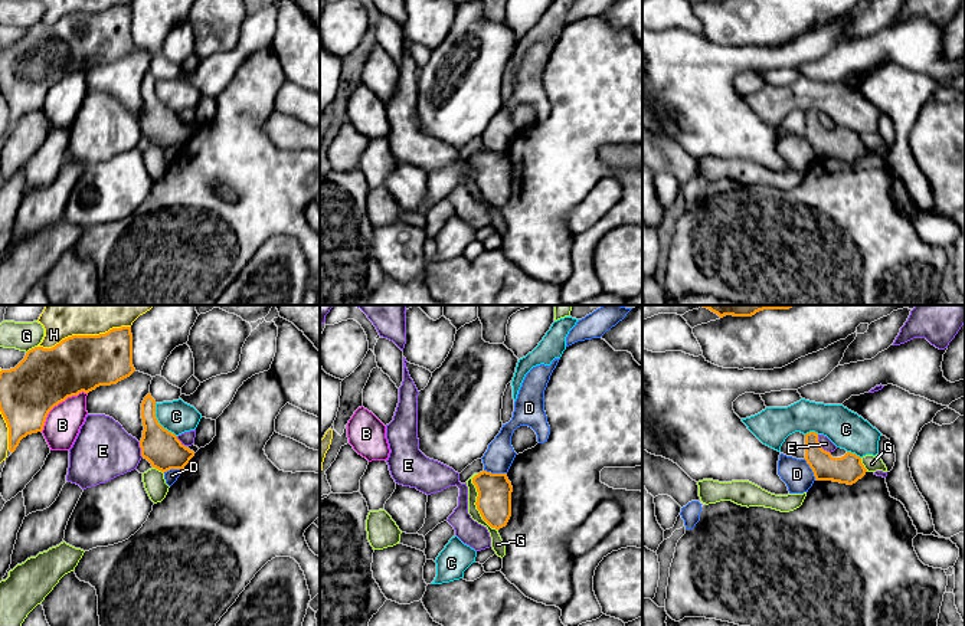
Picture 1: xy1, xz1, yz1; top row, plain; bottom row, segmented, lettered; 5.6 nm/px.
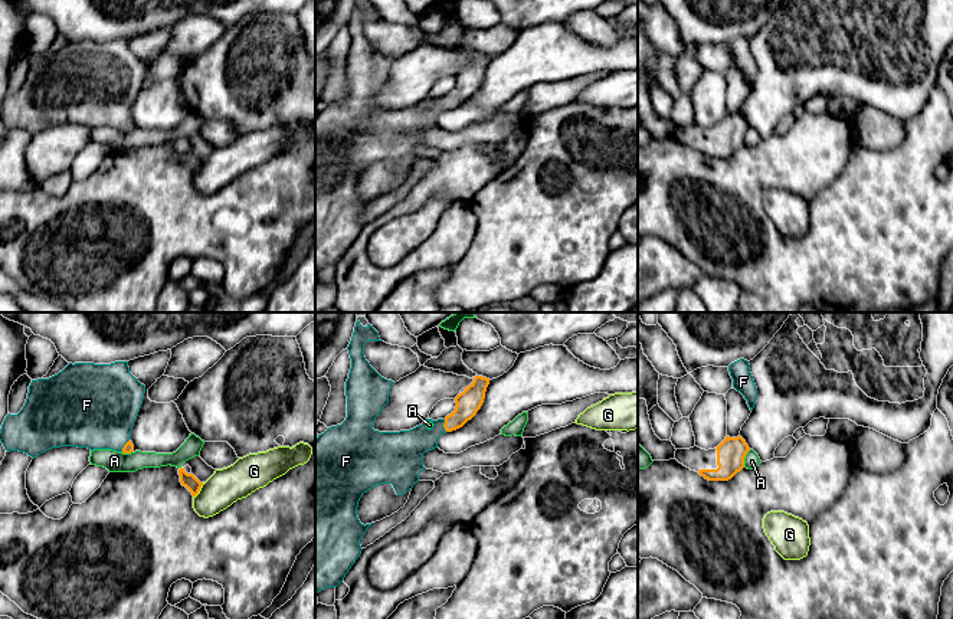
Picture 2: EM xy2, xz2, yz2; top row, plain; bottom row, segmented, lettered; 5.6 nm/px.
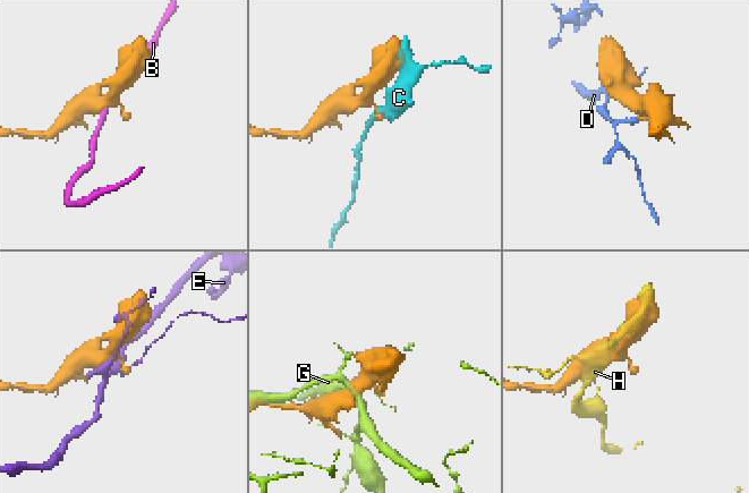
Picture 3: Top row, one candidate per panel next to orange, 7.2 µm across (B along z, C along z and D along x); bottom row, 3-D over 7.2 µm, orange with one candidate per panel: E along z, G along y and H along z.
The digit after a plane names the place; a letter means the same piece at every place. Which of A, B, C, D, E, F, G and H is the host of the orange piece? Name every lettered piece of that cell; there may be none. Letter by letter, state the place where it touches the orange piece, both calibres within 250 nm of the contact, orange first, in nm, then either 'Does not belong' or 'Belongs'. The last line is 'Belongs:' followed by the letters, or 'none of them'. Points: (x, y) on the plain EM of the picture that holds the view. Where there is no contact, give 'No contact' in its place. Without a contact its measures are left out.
A: Touches orange at yz2 (744, 134). Thickness 160 nm (orange) against 90 nm. Does not belong
B: Touches orange at xy1 (58, 81). Thickness 320 nm (orange) against 200 nm. Does not belong
C: Touches orange at xy1 (157, 100). Thickness 200 nm (orange) against 180 nm. Does not belong
D: Touches orange at xz1 (496, 151). Thickness 190 nm (orange) against 160 nm. Does not belong
E: Touches orange at yz1 (820, 123). Thickness 160 nm (orange) against 70 nm. Does not belong
F: Touches orange at xz2 (444, 102). Thickness 140 nm (orange) against 200 nm. Belongs
G: Touches orange at xz1 (476, 182). Thickness 190 nm (orange) against 70 nm. Does not belong
H: Touches orange at xy1 (84, 13). Thickness 320 nm (orange) against 110 nm. Does not belong
Belongs: F

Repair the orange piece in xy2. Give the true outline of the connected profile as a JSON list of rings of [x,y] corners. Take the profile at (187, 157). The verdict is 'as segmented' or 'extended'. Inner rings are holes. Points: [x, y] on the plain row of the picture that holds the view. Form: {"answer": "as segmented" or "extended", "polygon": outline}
{"answer": "as segmented", "polygon": [[[184,145],[179,147],[180,160],[186,164],[193,174],[196,174],[203,163],[193,151],[187,151]]]}

